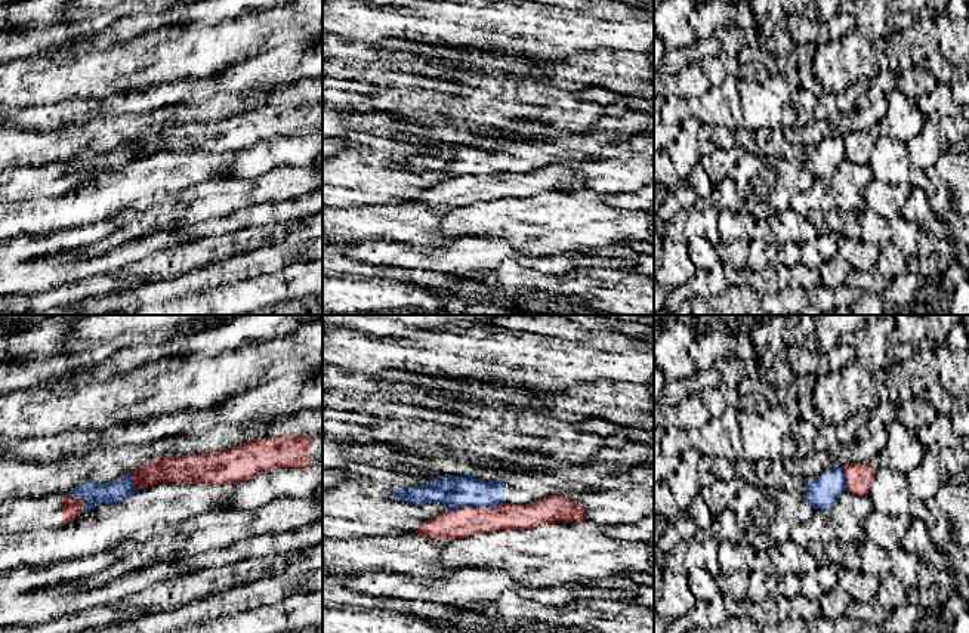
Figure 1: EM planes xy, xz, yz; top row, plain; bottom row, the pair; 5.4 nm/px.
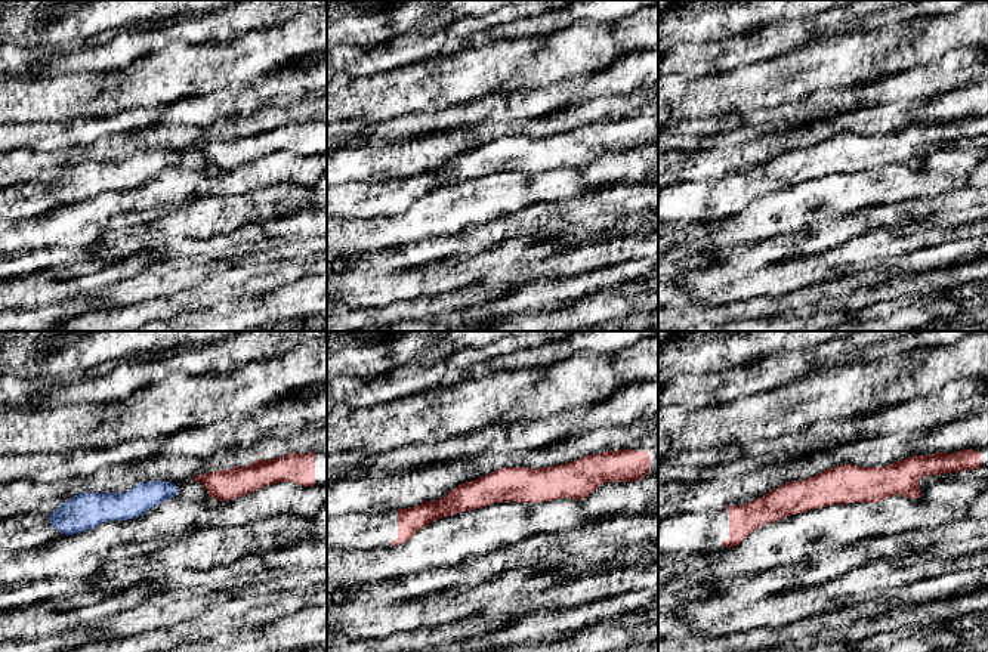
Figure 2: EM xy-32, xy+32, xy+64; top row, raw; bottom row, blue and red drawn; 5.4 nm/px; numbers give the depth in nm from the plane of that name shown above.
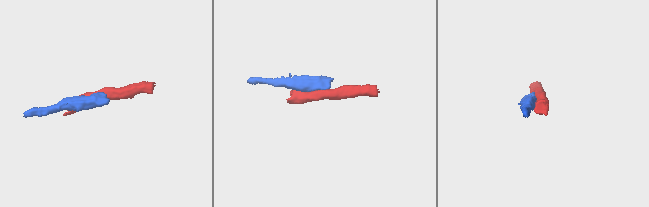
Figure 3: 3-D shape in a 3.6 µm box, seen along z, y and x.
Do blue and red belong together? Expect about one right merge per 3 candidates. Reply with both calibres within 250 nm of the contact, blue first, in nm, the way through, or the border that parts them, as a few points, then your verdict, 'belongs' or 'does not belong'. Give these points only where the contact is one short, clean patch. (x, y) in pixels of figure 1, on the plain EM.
180 nm thick on the blue side, 160 nm on the other; does not belong

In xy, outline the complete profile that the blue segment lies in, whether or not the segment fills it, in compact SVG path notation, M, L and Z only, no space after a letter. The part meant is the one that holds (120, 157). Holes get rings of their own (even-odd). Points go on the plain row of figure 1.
M130 141L126 143L118 145L117 148L105 152L96 152L95 149L84 149L78 152L75 157L68 160L67 166L81 166L86 173L81 180L96 176L102 172L118 172L129 167L132 163L138 161L139 158L133 154L133 148L130 146Z

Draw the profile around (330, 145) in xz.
M323 138L323 163L345 151L345 146L346 141L343 138Z

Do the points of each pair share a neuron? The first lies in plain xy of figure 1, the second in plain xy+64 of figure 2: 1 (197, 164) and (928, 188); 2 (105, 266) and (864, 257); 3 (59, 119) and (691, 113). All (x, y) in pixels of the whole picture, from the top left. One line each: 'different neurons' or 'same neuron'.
1: same neuron
2: same neuron
3: different neurons

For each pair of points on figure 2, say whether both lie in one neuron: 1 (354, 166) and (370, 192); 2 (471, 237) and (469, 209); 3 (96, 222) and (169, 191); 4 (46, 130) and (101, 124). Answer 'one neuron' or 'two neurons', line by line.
1: two neurons
2: two neurons
3: one neuron
4: one neuron

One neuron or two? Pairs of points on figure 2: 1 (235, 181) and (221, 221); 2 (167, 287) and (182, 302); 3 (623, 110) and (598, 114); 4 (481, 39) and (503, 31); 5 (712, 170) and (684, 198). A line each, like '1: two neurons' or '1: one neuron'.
1: two neurons
2: two neurons
3: one neuron
4: one neuron
5: two neurons

